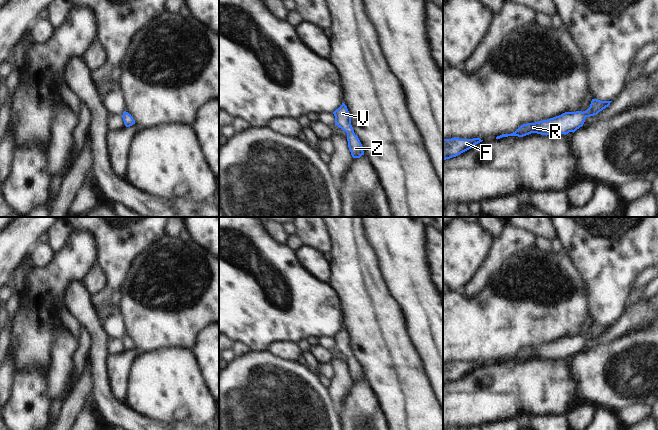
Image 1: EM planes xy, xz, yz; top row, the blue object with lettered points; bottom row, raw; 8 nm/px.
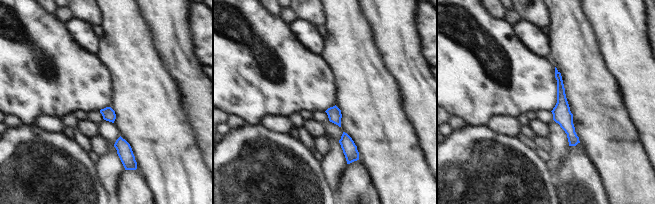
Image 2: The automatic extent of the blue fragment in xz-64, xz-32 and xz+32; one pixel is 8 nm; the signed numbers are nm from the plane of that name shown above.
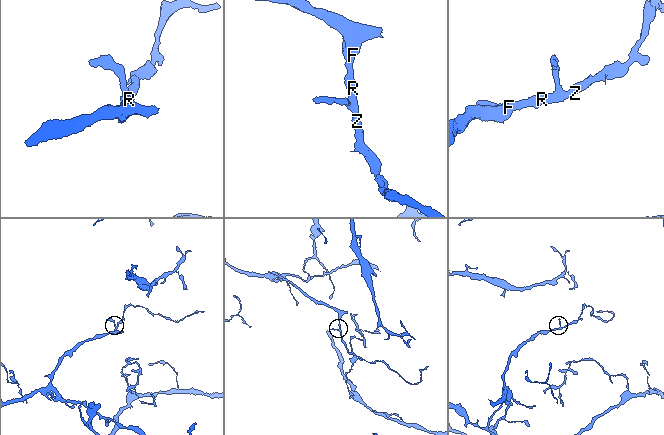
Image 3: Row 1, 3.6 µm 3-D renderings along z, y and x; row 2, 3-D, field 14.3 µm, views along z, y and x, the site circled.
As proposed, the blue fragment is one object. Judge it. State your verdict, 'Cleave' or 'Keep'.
Keep

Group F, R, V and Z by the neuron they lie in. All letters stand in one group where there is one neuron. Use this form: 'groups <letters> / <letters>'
groups F R V Z

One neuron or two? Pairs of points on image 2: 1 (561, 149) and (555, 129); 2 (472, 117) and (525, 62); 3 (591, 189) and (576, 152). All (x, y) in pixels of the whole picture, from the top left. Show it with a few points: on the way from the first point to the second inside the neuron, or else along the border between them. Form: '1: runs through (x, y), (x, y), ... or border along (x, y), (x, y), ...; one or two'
1: runs through (559, 144), (556, 134); one
2: runs through (489, 100), (497, 92), (511, 91), (513, 79); one
3: runs through (582, 180), (577, 175), (577, 161); one

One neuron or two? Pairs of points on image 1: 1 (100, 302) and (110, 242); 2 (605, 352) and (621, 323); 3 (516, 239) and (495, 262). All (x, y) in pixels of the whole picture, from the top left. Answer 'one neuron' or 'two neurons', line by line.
1: one neuron
2: two neurons
3: one neuron

